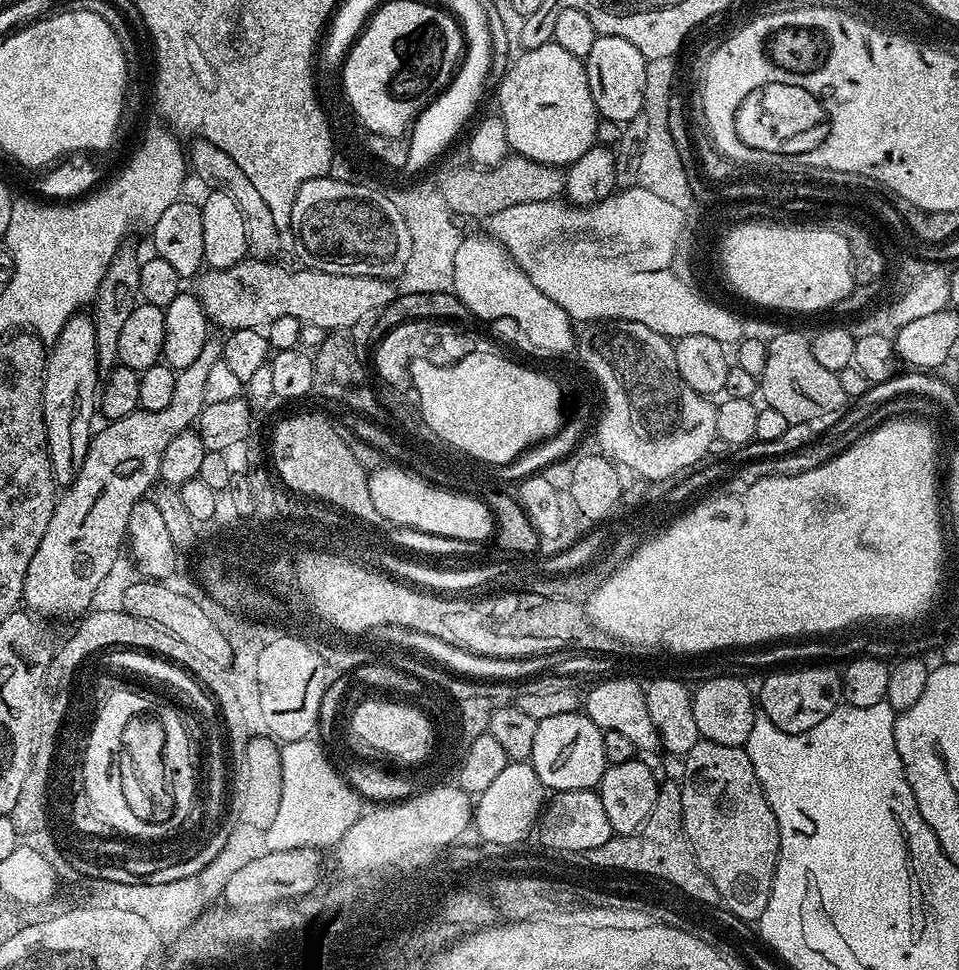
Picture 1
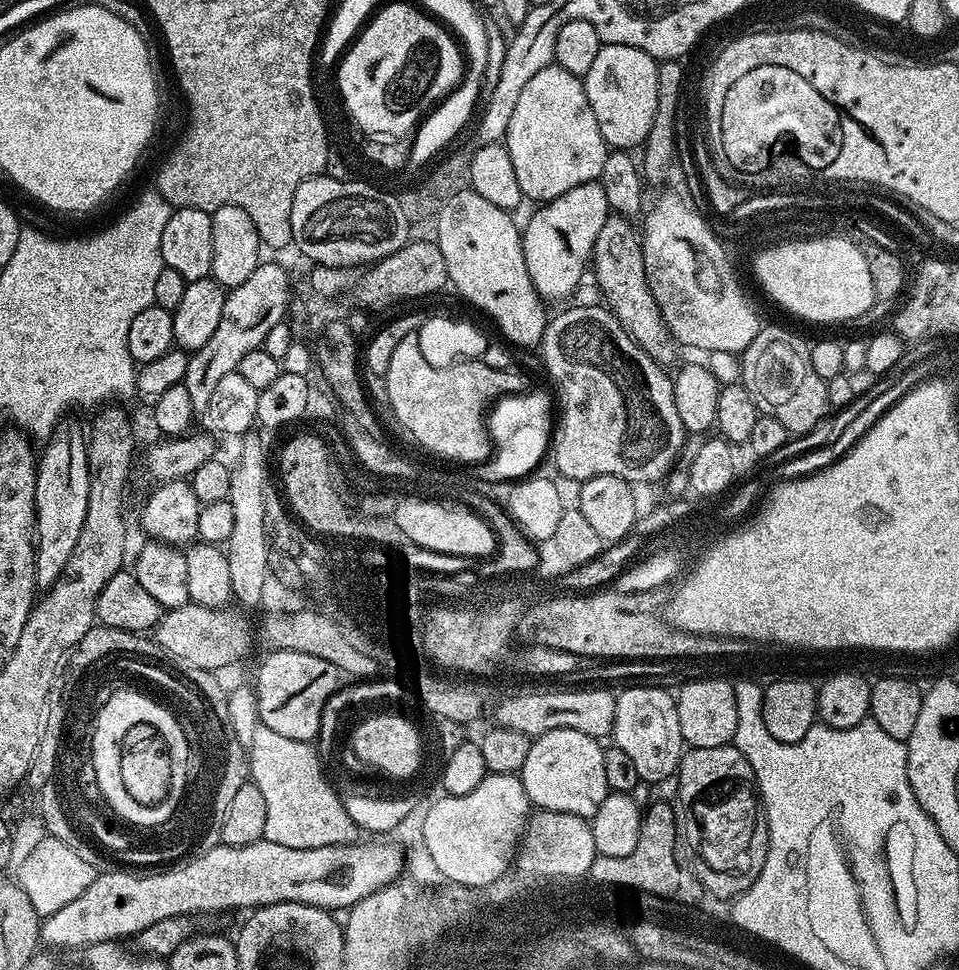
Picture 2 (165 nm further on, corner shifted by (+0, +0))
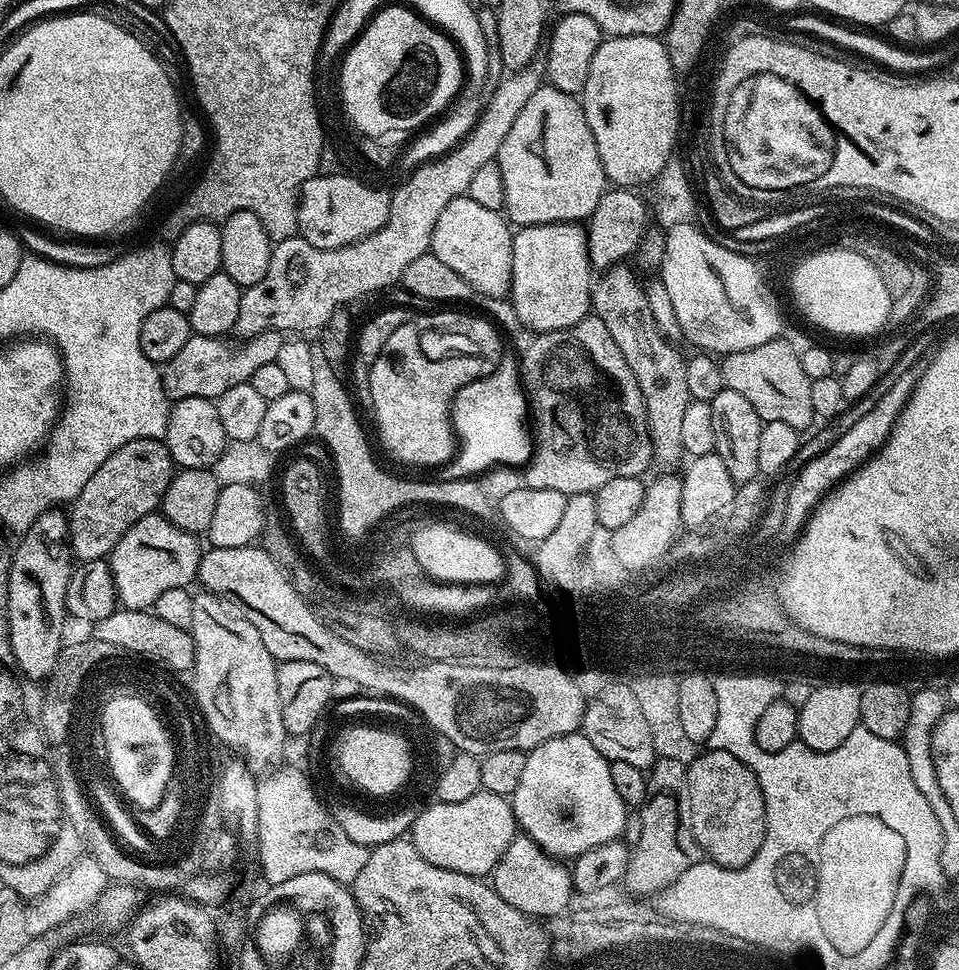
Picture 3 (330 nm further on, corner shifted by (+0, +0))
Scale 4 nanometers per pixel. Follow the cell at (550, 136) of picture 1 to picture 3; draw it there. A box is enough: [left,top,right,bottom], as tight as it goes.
[494,86,606,228]

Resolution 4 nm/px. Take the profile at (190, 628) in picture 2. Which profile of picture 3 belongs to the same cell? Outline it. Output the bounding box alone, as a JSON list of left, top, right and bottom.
[90,606,196,674]

